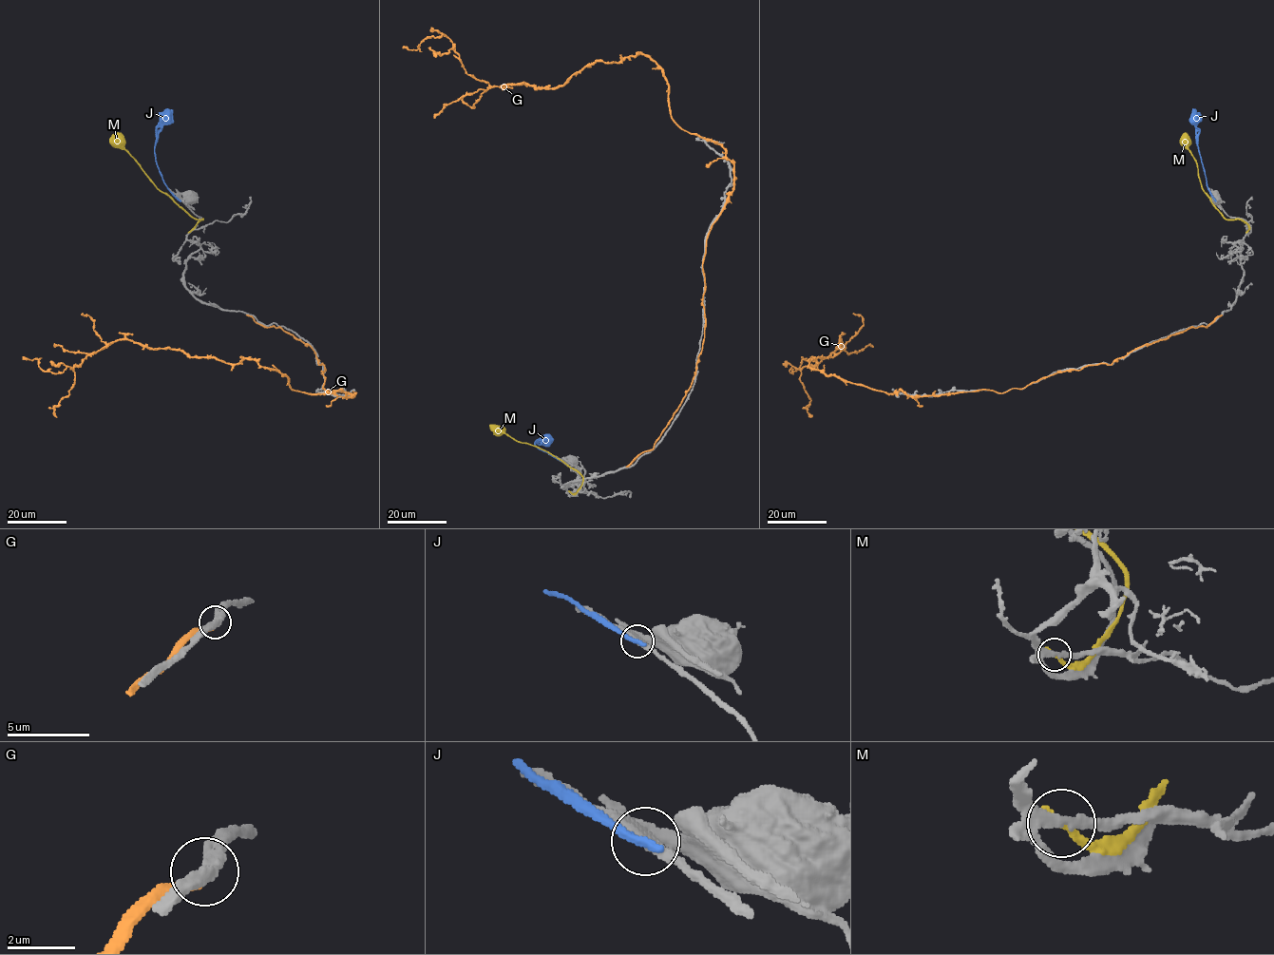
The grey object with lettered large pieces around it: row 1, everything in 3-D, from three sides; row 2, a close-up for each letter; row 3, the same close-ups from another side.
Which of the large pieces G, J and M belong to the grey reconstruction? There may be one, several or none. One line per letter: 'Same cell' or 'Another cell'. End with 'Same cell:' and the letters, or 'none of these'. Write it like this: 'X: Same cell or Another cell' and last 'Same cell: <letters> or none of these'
G: Another cell
J: Another cell
M: Another cell
Same cell: none of these

